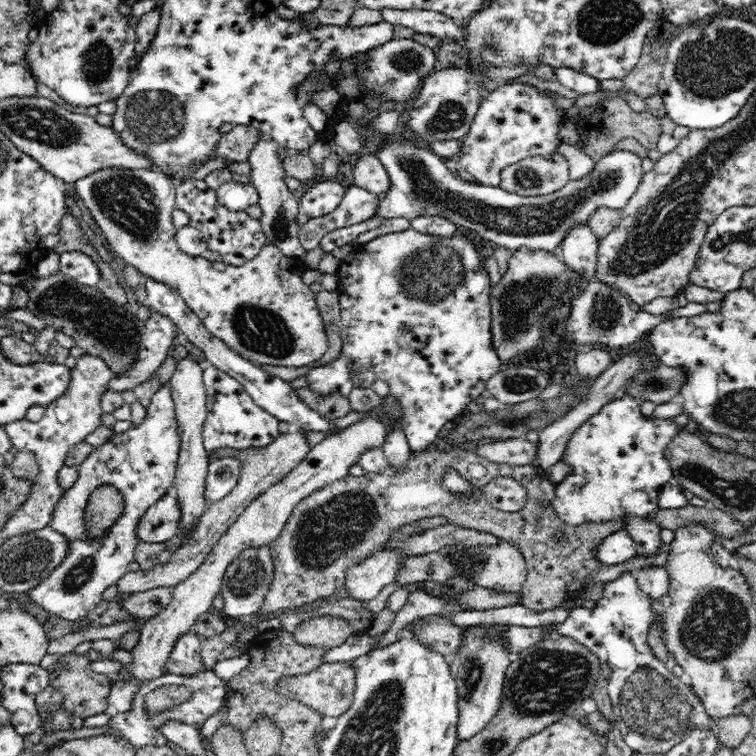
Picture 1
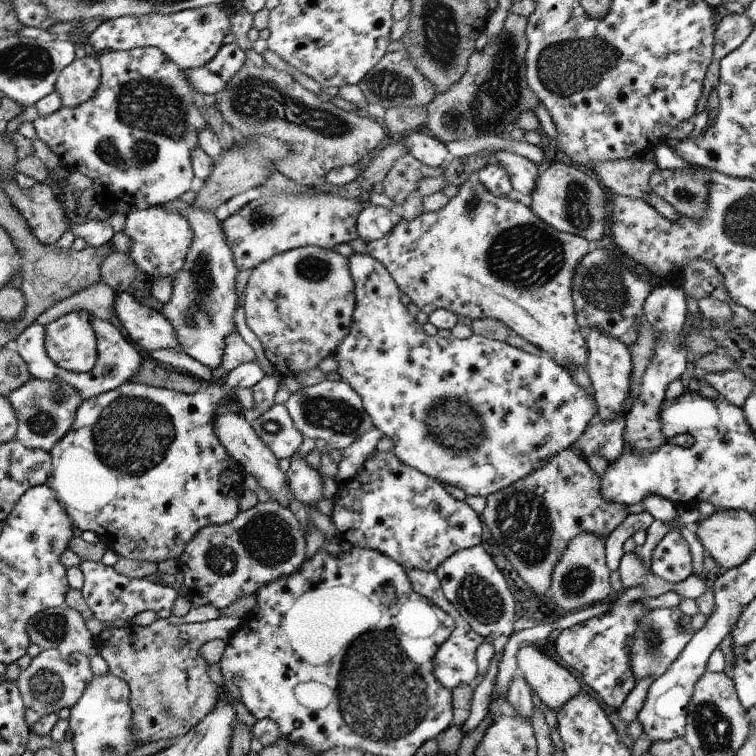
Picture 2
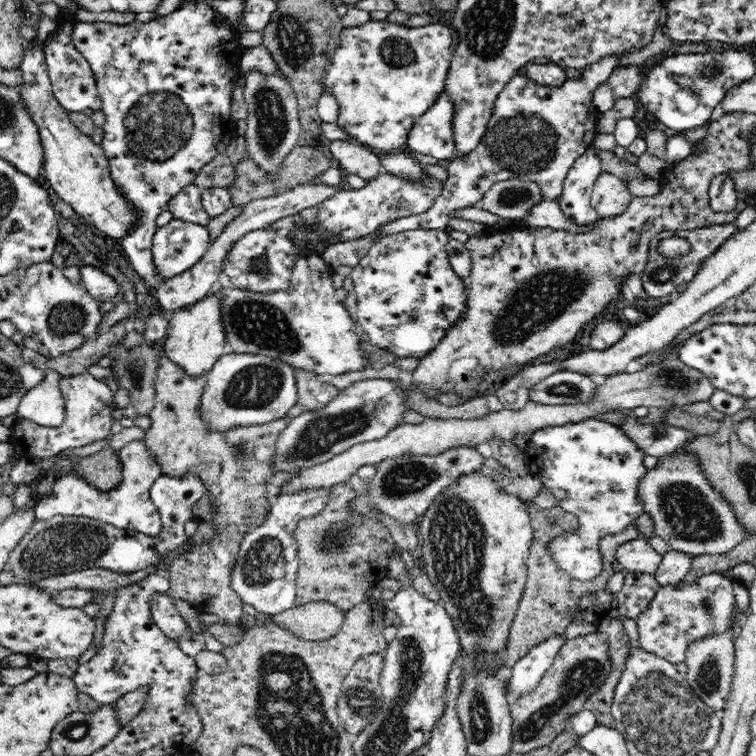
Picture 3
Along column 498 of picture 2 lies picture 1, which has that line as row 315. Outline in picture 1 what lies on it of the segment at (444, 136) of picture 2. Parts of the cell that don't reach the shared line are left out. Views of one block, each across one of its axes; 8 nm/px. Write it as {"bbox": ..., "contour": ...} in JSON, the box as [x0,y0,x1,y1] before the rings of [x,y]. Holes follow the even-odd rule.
{"bbox":[26,271,145,375],"contour":[[[60,271],[55,275],[36,277],[34,281],[33,290],[28,290],[26,310],[30,310],[47,326],[53,326],[58,331],[71,336],[76,345],[86,354],[104,359],[114,375],[130,370],[130,366],[134,364],[139,352],[140,336],[145,328],[144,322],[134,313],[126,311],[124,305],[116,304],[104,296],[99,288],[83,285],[74,280],[68,281]]]}

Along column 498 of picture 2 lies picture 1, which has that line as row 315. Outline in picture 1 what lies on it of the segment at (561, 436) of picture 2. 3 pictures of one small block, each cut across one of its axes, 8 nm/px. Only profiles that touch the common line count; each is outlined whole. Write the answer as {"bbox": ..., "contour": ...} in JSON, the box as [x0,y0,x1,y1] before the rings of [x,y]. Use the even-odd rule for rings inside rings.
{"bbox":[305,228,504,451],"contour":[[[412,228],[402,230],[402,232],[391,232],[382,236],[377,236],[364,244],[361,252],[349,254],[347,259],[340,261],[338,270],[338,286],[336,292],[339,293],[339,305],[341,310],[340,329],[343,348],[340,356],[331,363],[320,365],[310,369],[305,377],[309,380],[308,389],[322,393],[324,396],[342,395],[347,397],[353,389],[353,382],[350,378],[350,363],[358,363],[366,368],[371,368],[376,378],[388,383],[389,394],[396,397],[404,409],[402,416],[402,429],[407,436],[410,448],[416,451],[424,451],[428,444],[438,440],[438,432],[446,422],[458,416],[466,408],[474,407],[476,398],[484,395],[484,386],[490,376],[494,376],[504,365],[494,351],[491,333],[491,306],[490,306],[490,277],[482,270],[481,257],[479,251],[474,247],[474,243],[466,236],[466,231],[456,230],[454,236],[434,236],[433,234],[422,234]]]}

